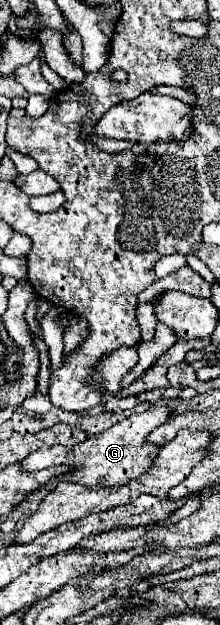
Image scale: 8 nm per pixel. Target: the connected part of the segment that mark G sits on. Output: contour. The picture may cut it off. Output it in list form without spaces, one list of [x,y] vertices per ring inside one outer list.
[[[168,404],[152,406],[142,414],[134,412],[128,418],[110,426],[106,432],[96,434],[94,438],[88,436],[78,446],[72,446],[72,448],[50,446],[46,450],[36,450],[34,454],[30,454],[22,462],[22,468],[26,472],[36,472],[36,470],[56,466],[56,464],[74,464],[72,476],[68,478],[70,482],[78,482],[84,486],[118,486],[118,484],[124,484],[124,482],[138,478],[150,470],[150,466],[154,464],[154,458],[160,452],[160,446],[150,446],[150,442],[146,442],[146,438],[156,426],[160,426],[168,418],[172,418],[172,410]]]

